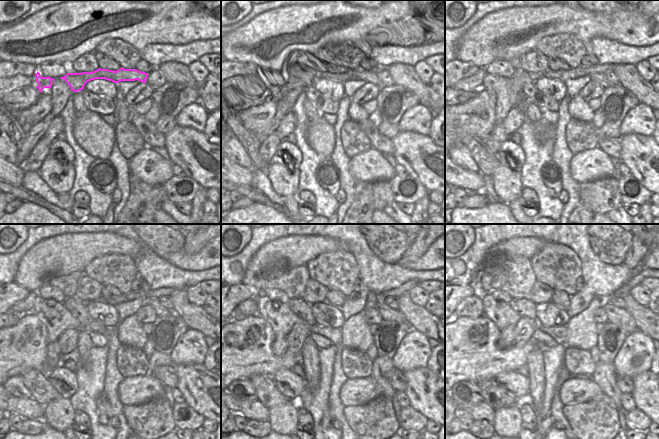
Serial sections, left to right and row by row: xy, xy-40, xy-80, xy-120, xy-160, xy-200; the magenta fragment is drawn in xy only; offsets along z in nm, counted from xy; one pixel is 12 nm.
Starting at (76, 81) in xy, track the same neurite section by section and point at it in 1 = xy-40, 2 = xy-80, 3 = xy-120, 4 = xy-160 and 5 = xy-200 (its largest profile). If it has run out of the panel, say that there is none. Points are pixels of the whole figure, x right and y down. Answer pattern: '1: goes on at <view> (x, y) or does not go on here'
1: goes on at xy-40 (350, 73)
2: goes on at xy-80 (600, 78)
3: goes on at xy-120 (154, 303)
4: goes on at xy-160 (387, 313)
5: goes on at xy-200 (620, 317)

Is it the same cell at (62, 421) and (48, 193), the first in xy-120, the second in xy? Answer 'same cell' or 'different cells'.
different cells

